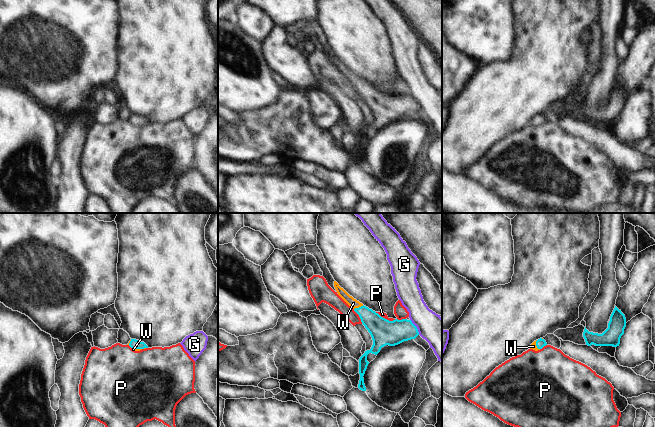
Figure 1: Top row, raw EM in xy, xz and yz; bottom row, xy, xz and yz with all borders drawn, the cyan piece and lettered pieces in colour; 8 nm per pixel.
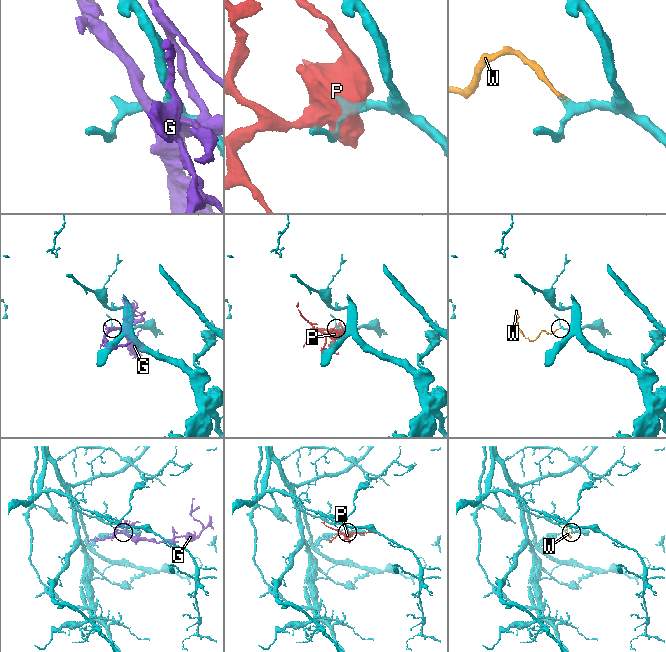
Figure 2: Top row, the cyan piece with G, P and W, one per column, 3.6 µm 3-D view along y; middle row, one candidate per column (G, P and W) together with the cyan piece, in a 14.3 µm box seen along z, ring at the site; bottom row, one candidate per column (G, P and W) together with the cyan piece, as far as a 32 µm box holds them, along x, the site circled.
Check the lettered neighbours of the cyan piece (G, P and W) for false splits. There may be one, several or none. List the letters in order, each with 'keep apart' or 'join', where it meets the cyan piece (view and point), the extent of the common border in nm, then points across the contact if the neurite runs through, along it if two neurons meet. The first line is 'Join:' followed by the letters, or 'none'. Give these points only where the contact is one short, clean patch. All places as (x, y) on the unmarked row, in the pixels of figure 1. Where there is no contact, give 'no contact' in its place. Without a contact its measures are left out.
Join: W
G: keep apart | xz (416, 103) | 150 nm
P: keep apart | xz (384, 94) | 180 nm
W: join | xz (359, 83) | 90 nm | across xz (380, 105), (359, 83), (353, 79)

